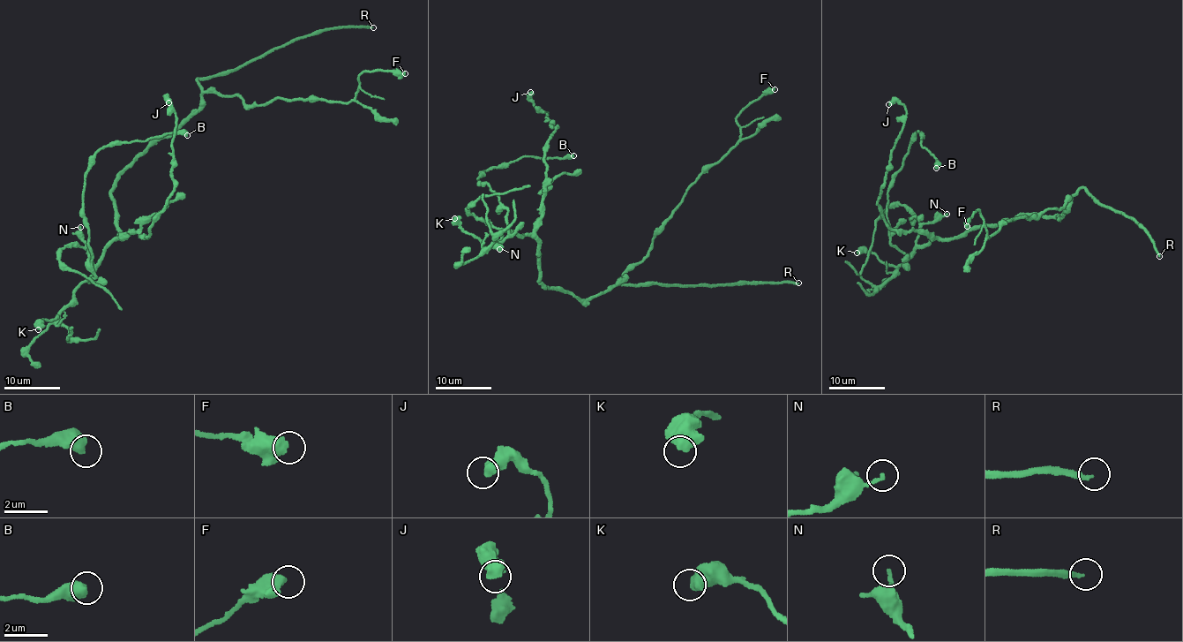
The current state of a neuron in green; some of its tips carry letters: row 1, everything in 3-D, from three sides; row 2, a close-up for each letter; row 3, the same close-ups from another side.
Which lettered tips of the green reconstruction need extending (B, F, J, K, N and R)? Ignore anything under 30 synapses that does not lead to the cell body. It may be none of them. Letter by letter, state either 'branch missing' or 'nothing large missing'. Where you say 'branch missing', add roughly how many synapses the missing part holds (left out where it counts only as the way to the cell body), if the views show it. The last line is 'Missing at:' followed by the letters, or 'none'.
B: nothing large missing
F: nothing large missing
J: nothing large missing
K: nothing large missing
N: nothing large missing
R: branch missing; 700 synapses
Missing at: R

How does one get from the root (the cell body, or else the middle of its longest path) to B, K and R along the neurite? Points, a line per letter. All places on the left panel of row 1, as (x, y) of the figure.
B: (119, 177), (111, 199), (119, 230), (90, 283), (94, 275), (83, 205), (89, 162), (107, 146), (187, 135)
K: (119, 177), (111, 199), (117, 212), (118, 233), (57, 317), (41, 320), (38, 329)
R: (119, 177), (152, 141), (172, 134), (198, 109), (198, 79), (228, 73), (300, 37), (343, 27), (373, 27)

